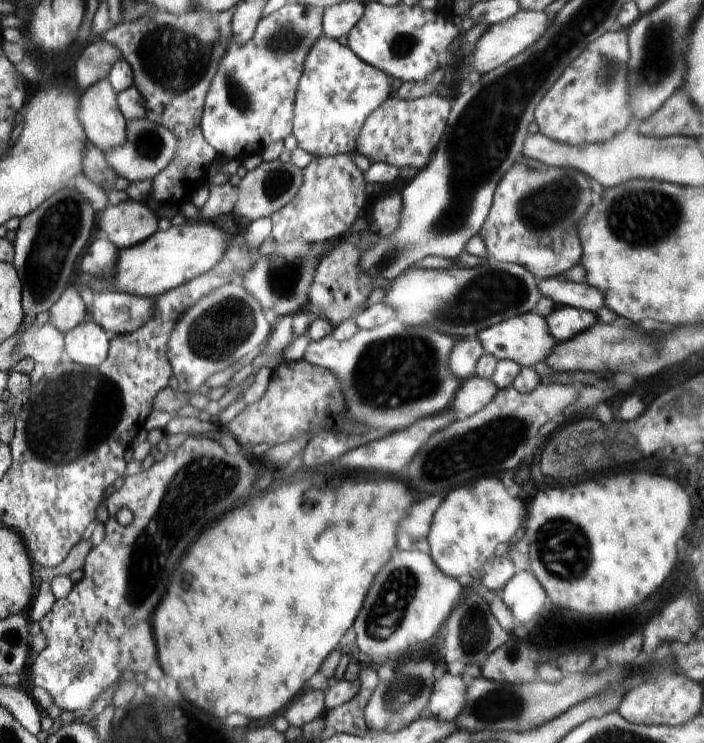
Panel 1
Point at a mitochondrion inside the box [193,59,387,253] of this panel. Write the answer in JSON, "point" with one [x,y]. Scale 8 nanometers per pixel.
{"point":[243,95]}

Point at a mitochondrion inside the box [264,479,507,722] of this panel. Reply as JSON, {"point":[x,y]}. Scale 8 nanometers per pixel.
{"point":[396,593]}

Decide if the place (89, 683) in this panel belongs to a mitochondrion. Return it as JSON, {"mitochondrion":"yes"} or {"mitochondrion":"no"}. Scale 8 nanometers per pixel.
{"mitochondrion":"no"}

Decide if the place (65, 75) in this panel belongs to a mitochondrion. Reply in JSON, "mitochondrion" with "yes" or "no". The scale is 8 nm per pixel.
{"mitochondrion":"no"}

